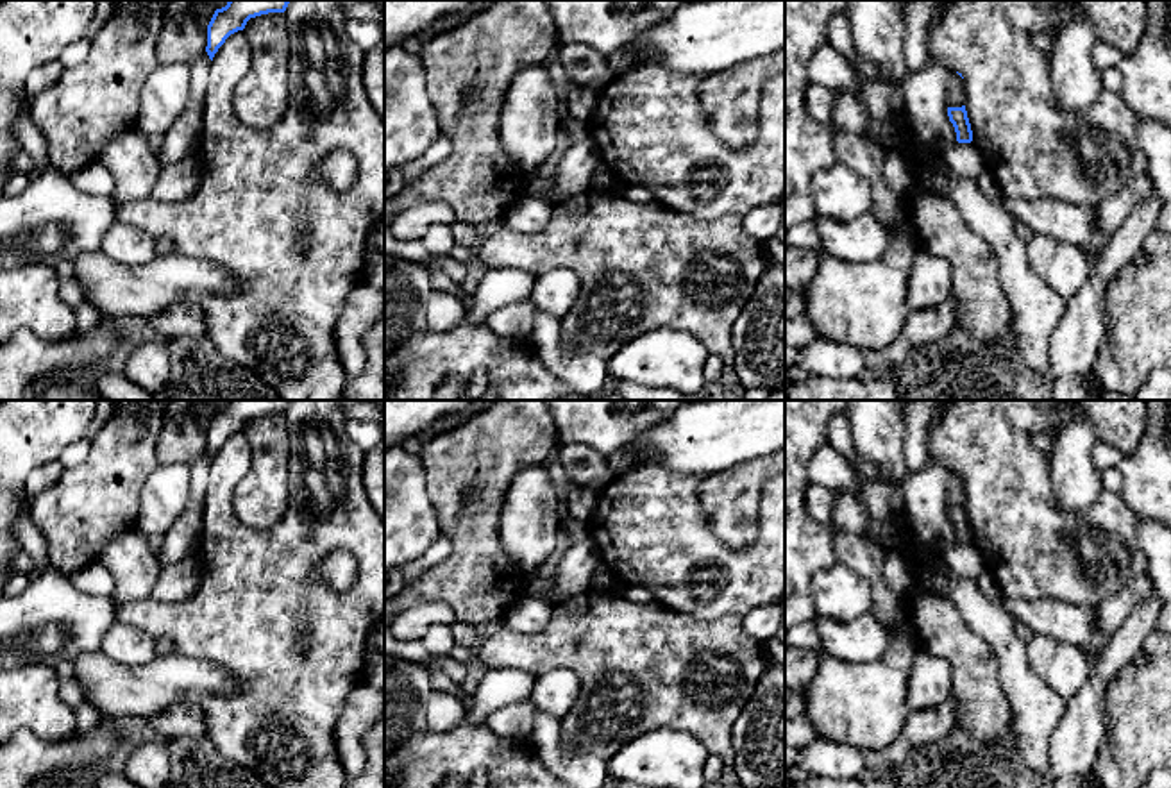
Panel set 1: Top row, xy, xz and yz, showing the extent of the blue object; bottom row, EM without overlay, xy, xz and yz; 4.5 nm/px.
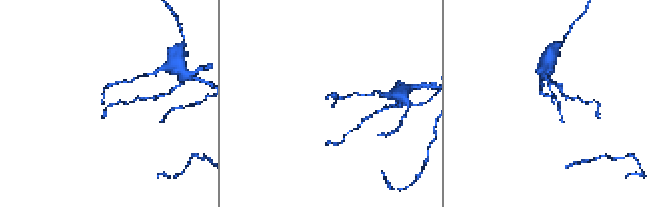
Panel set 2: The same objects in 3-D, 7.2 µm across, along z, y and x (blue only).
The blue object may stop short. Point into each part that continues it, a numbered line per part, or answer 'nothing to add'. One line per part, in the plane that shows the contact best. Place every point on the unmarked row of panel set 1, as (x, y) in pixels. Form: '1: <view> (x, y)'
nothing to add

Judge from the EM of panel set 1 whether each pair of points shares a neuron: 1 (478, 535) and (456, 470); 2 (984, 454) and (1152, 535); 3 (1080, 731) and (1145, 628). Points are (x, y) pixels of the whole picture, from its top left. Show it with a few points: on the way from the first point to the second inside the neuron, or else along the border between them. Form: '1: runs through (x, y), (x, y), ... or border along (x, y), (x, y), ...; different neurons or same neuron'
1: runs through (469, 519), (458, 508), (456, 486); same neuron
2: border along (1136, 520), (1136, 536), (1150, 567); different neurons
3: runs through (1087, 704), (1102, 672), (1118, 653); same neuron

